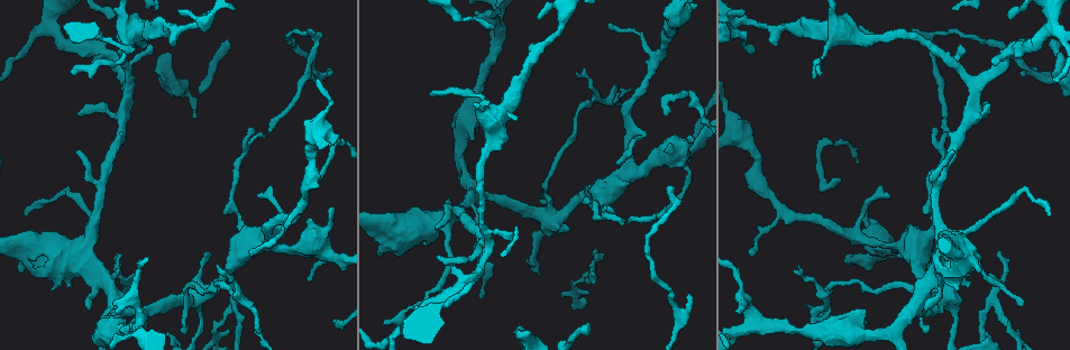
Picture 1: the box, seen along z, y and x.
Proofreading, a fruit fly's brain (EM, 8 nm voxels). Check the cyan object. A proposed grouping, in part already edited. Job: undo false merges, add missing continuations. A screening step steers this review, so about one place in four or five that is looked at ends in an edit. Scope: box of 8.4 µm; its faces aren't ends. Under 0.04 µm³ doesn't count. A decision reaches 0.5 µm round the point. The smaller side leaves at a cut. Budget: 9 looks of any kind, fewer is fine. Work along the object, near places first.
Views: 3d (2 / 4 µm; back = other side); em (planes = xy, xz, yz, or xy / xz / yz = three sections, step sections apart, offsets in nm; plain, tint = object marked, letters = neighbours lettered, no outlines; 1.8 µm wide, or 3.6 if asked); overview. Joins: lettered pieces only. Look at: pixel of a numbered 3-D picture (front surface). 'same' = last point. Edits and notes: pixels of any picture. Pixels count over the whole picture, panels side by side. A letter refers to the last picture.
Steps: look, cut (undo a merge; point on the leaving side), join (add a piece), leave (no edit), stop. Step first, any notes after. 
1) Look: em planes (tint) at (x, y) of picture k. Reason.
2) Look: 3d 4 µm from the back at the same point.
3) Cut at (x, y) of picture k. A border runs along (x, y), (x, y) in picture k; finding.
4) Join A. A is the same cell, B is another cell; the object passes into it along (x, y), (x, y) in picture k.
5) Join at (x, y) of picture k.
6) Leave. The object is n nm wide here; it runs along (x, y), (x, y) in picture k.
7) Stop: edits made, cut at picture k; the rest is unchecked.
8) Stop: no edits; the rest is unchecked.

Look: 3d 4 µm at (115, 312) of picture 1. An open end.

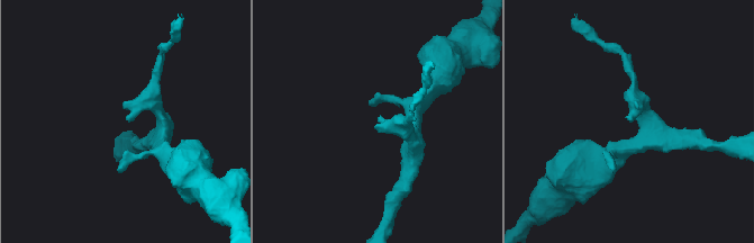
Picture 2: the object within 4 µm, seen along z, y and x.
Look: em yz step 4 (letters) at (378, 121) of picture 2. The arms are 220, 220 nm wide; shape alone is not enough.

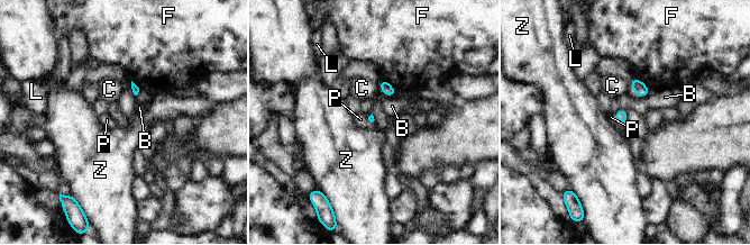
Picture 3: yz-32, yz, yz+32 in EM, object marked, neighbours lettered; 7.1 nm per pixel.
Join P. P is the same cell, B, C, F, L and Z are other cells; the object passes into it along (621, 116), (619, 121), (611, 117) in picture 3; the cell continues.

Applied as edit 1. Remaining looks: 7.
Look: em xz step 16 (letters) at (136, 37) of picture 1. Sudden change in width.

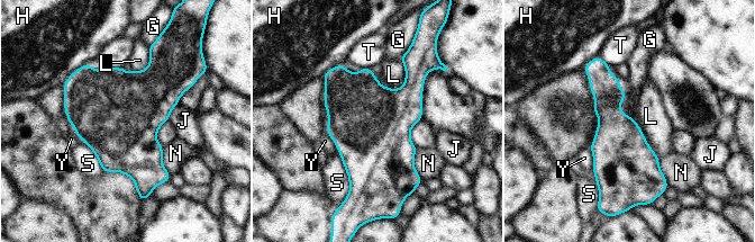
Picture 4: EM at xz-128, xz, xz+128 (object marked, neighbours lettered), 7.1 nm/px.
Leave. The object is 240 nm wide here; G, H, J, L, N, S, T and Y are other cells; a border runs along (400, 60), (405, 82), (381, 86) in picture 4; one cell here.

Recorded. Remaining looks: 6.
Look: em xy step 4 (tint) at (960, 45) of picture 1. Branch stops here.

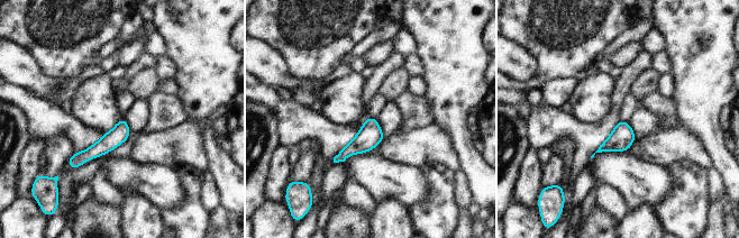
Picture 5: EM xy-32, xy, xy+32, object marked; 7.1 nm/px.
Look: em planes (letters) at the same point. Cut it another way.

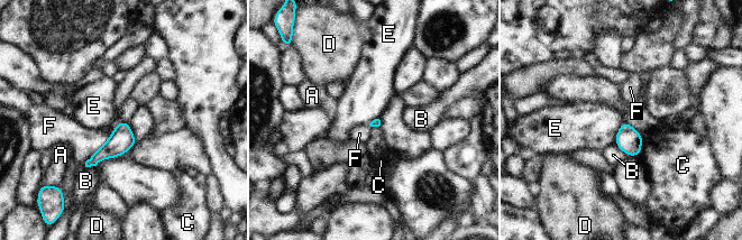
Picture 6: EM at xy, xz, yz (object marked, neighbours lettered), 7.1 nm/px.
Leave. A, B, C, D, E and F are other cells; a border runs along (623, 121), (613, 141) in picture 6; no lettered piece goes on from it.

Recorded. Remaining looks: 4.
Look: 3d 2 µm at (190, 299) of picture 1.

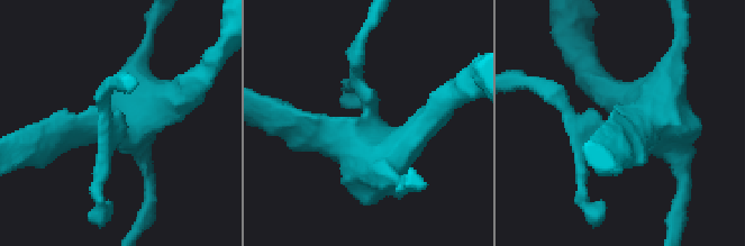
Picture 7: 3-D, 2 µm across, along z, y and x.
Look: em xz step 4 (tint) at (643, 123) of picture 7.

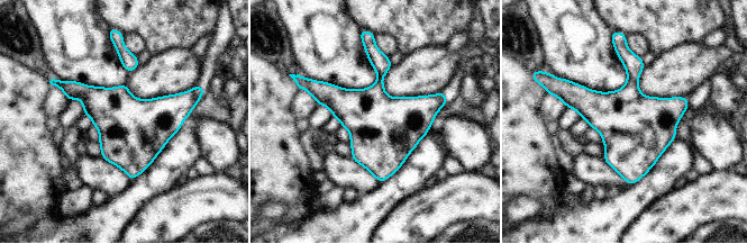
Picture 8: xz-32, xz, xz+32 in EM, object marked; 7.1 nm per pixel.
Look: em planes (letters) at the same point.

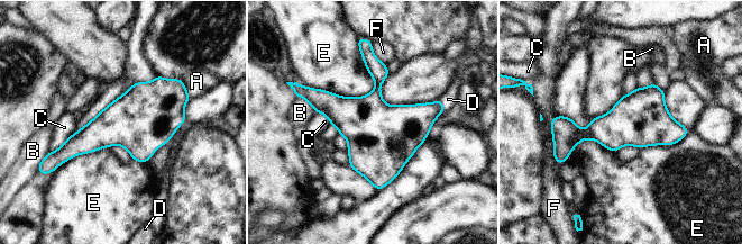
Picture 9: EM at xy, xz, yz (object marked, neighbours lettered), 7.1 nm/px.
Leave. A, B, C, D, E and F are other cells; a border runs along (375, 82), (363, 96), (305, 87) in picture 9; one cell here.

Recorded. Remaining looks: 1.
Stop: edits made, join at picture 3; the rest is unchecked.

